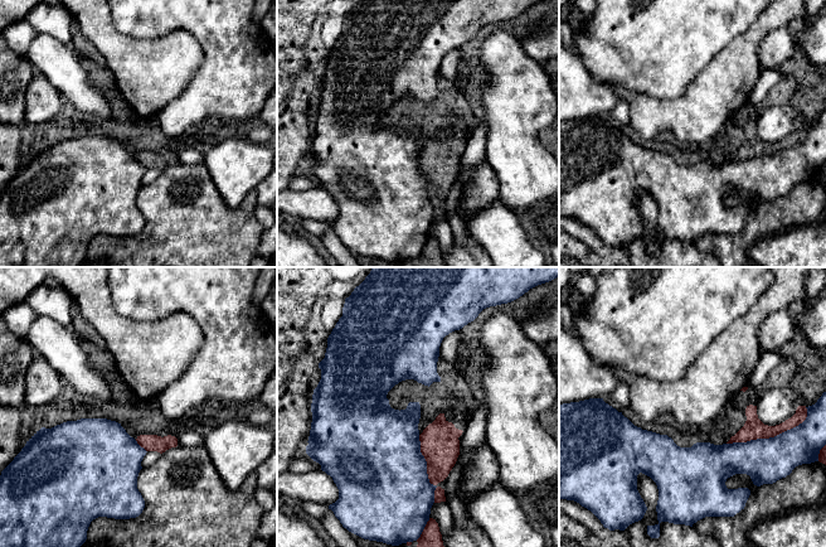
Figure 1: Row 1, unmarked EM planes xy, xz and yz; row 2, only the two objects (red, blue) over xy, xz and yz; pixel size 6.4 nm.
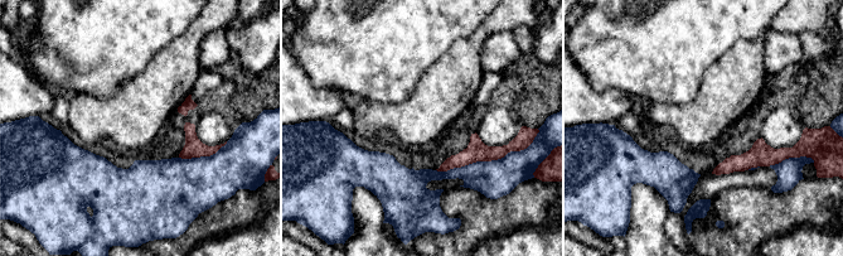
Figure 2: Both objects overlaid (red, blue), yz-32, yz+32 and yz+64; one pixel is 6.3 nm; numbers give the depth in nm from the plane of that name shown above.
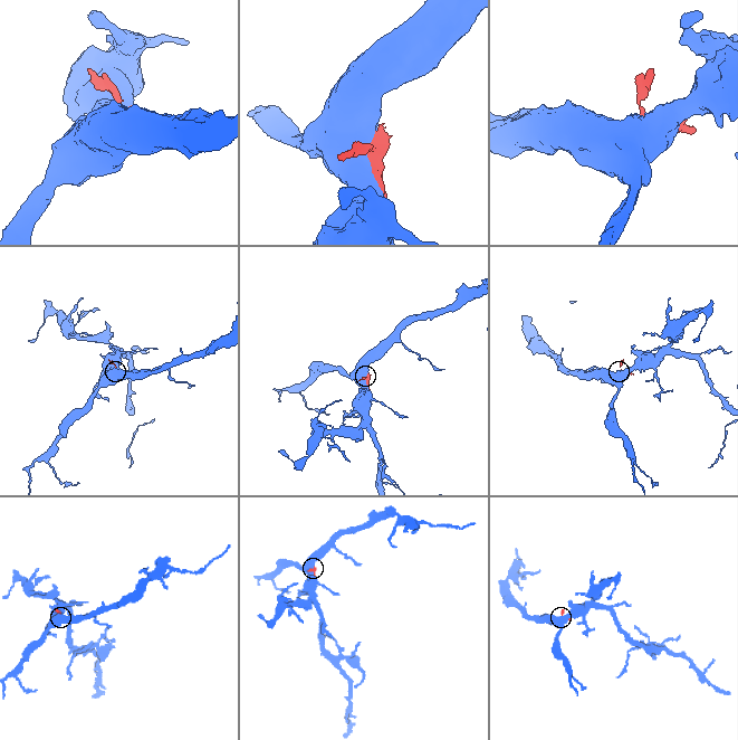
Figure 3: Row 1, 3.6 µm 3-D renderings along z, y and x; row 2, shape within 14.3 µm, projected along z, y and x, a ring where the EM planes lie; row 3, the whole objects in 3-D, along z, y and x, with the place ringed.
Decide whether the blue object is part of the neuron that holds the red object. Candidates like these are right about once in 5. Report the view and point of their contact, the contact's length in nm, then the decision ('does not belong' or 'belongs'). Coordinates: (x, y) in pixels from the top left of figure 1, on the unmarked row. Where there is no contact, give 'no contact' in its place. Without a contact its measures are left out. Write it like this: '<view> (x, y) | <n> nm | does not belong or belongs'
yz (771, 154) | 550 nm | does not belong

